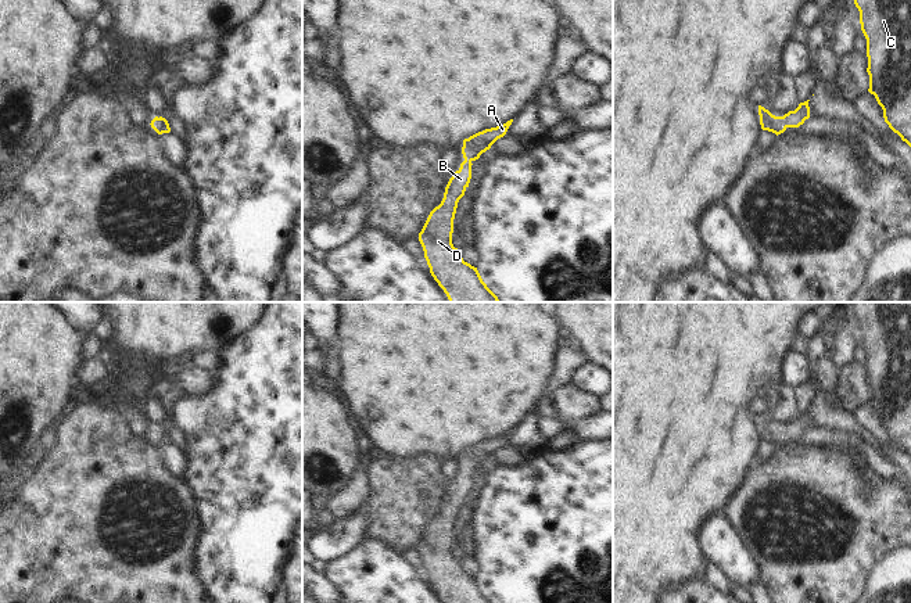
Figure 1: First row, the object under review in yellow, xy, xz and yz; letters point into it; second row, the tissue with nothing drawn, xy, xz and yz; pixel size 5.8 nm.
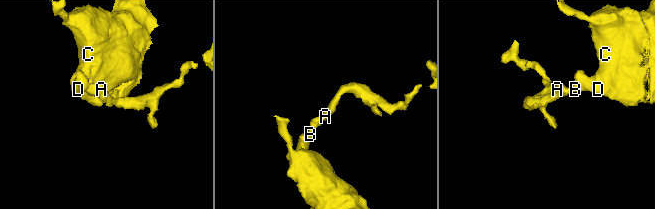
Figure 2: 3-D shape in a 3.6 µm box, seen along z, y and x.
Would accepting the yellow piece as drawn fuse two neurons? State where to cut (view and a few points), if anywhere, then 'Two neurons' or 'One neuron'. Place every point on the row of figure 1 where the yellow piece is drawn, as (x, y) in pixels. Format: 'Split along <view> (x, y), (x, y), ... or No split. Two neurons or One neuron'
No split. One neuron.

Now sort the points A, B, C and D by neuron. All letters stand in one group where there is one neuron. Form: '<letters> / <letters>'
A B C D

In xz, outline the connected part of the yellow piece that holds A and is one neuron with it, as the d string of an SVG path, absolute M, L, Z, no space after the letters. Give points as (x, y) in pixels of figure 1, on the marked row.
M513 119L463 140L465 161L453 172L441 204L430 212L419 233L430 273L449 302L499 302L498 297L483 281L477 268L465 262L460 251L453 247L452 233L458 202L465 195L471 179L471 162L503 137L512 122Z

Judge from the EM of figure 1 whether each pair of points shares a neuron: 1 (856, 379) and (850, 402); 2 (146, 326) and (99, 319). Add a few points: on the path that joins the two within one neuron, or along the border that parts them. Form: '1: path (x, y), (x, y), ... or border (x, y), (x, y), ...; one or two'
1: path (853, 384), (850, 397); one
2: border (108, 316), (111, 325); two

